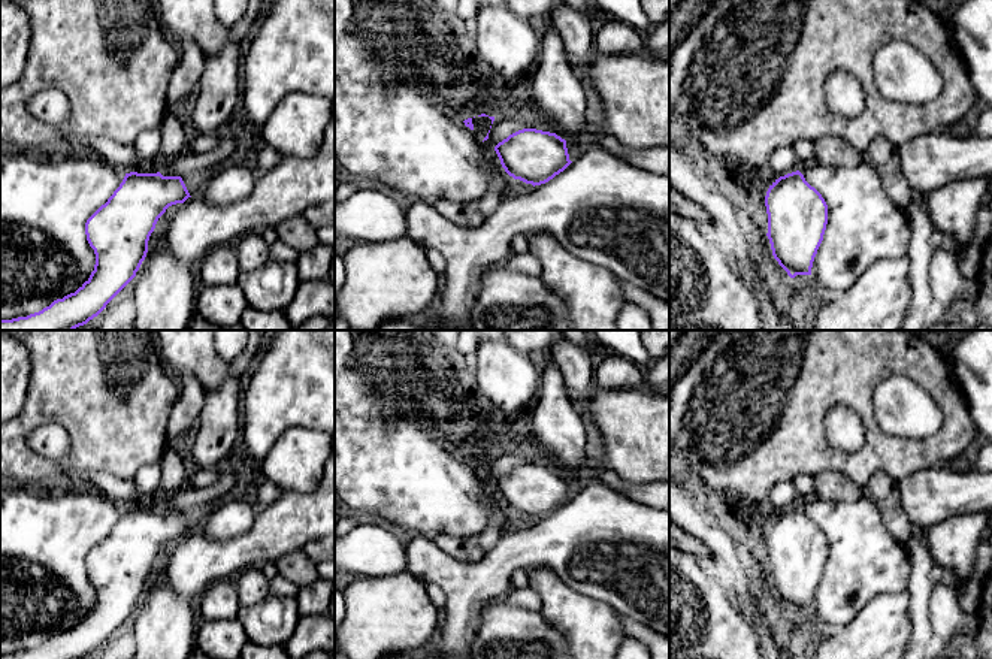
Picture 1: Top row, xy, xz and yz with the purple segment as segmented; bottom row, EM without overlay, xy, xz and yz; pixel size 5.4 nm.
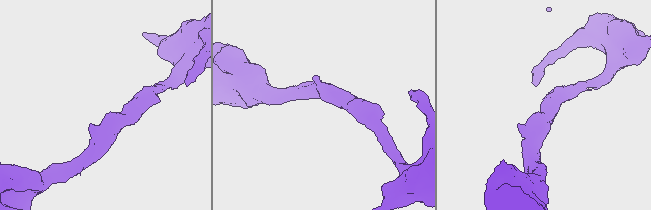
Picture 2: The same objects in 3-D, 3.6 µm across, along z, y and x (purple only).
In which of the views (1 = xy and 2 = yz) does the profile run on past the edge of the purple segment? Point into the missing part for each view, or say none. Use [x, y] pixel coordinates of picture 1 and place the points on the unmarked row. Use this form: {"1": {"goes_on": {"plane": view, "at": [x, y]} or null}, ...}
{"1": {"goes_on": null}, "2": {"goes_on": null}}

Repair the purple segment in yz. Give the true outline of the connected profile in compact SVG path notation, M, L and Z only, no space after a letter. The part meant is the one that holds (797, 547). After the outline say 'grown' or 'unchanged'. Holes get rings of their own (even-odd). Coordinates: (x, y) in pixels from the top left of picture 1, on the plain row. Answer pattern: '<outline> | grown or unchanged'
M796 505L775 514L765 530L772 590L790 613L811 610L828 559L822 529Z | unchanged

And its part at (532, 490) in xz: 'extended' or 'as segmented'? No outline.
as segmented

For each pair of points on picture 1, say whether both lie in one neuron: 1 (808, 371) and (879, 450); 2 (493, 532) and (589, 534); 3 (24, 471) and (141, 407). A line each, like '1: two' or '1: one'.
1: one
2: two
3: one

